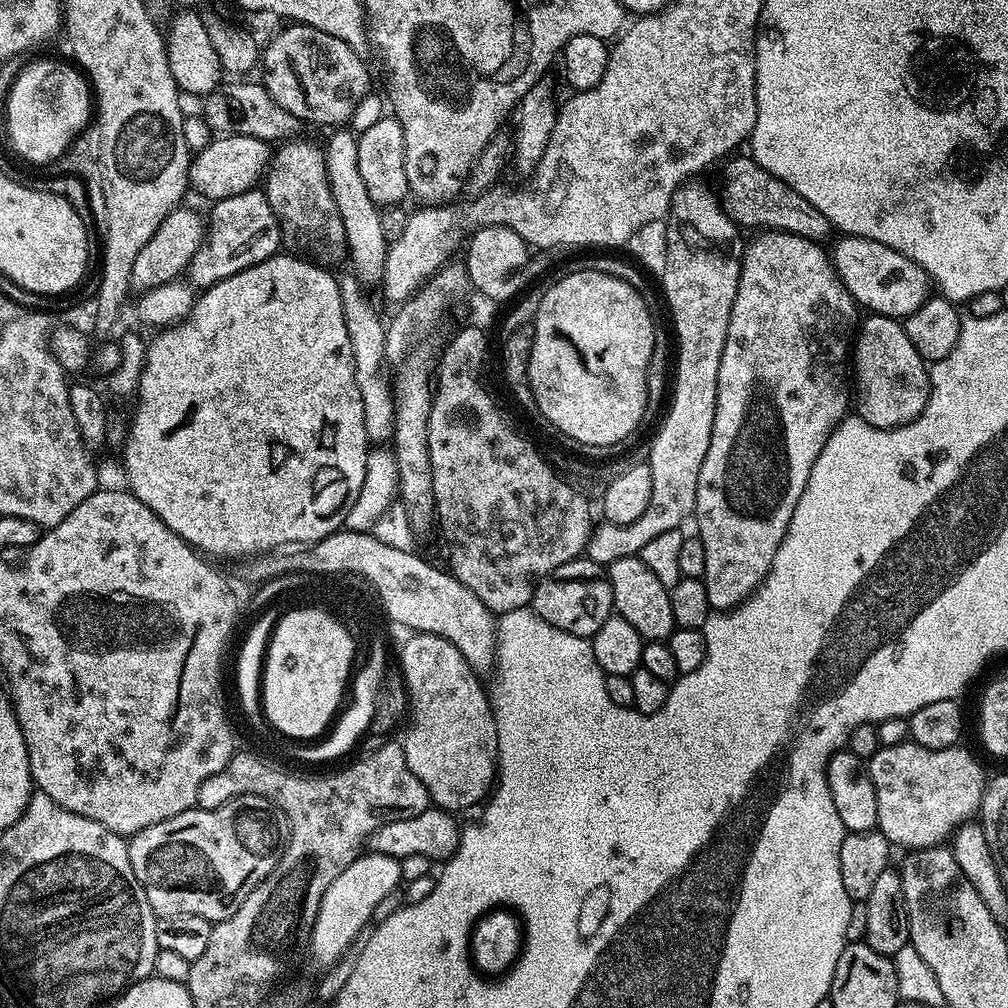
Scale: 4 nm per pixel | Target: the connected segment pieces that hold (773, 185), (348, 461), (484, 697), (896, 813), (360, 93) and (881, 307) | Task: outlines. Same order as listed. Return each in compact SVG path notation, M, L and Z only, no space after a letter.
M736 154L727 161L724 168L724 192L722 203L728 217L741 229L771 230L773 232L793 232L807 240L824 242L834 232L830 218L818 210L818 206L810 206L798 190L794 190L786 182L774 178L762 166L758 166L751 155Z
M277 254L272 256L268 260L258 262L254 266L250 266L246 270L242 270L222 282L218 282L214 286L203 289L195 299L192 312L180 323L157 331L155 333L157 336L154 338L151 337L150 343L147 345L145 368L141 372L138 389L138 399L140 398L140 402L136 406L136 417L133 418L132 425L128 428L128 437L124 440L124 472L128 475L129 484L127 484L127 487L130 489L132 495L138 497L146 506L150 506L150 510L154 510L154 514L158 514L158 518L162 518L162 522L166 522L166 526L170 526L170 530L174 530L174 534L182 537L197 552L207 554L209 557L225 556L228 560L236 560L239 556L255 558L261 554L271 553L273 550L283 549L285 546L307 546L315 544L317 540L341 531L345 527L344 519L351 514L352 507L355 509L361 503L363 479L366 478L367 458L370 453L370 441L366 434L362 398L360 397L358 382L354 374L354 354L350 346L350 334L346 332L346 318L342 312L340 281L335 275L332 277L328 273L331 271L327 267L321 266L307 258L301 258L296 254L288 254L292 256L284 255Z
M417 632L407 638L398 667L412 714L412 725L402 737L406 766L426 786L435 807L460 814L463 808L479 805L493 791L498 776L498 734L492 701L458 646L433 632Z
M905 742L879 748L866 763L870 782L874 784L874 798L878 798L876 828L897 849L943 845L961 822L979 813L986 775L983 766L964 746L930 750Z
M295 22L289 23L288 28L284 28L272 41L267 45L266 43L262 48L262 72L264 68L264 77L262 77L262 83L264 89L266 89L269 94L274 98L276 102L284 110L290 110L290 114L294 114L301 122L307 122L308 120L312 124L336 124L332 126L344 126L348 119L356 112L356 107L364 100L364 95L368 92L368 87L372 84L372 76L368 73L368 68L364 65L365 57L361 53L356 52L350 46L346 46L346 42L342 42L342 38L334 38L334 34L326 34L322 30L318 30L314 26L309 24L298 24Z
M841 235L839 239L836 249L830 252L832 264L838 278L861 309L869 308L866 310L877 316L903 318L914 314L918 306L926 303L930 281L918 262L910 262L906 254L898 254L898 250L890 250L890 246L882 246L882 242L874 242L870 238Z

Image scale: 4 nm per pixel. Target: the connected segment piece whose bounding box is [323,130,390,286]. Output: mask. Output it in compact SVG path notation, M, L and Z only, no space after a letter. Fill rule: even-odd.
M336 130L323 145L330 190L334 194L334 202L338 202L338 214L342 214L342 226L346 226L346 242L348 256L353 260L351 271L361 284L379 285L384 278L384 263L388 253L388 240L382 230L381 209L370 198L370 190L366 190L366 182L362 182L362 173L358 170L358 136L354 131Z

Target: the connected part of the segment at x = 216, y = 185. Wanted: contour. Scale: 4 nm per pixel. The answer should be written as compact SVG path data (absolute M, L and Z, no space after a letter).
M224 134L213 138L202 151L193 155L188 179L191 187L197 188L208 202L234 198L234 194L253 191L259 185L256 183L265 179L273 156L273 149L267 140Z

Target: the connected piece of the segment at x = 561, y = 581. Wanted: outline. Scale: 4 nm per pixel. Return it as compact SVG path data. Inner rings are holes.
M577 558L558 566L558 570L541 580L534 590L530 607L542 619L550 622L550 626L566 630L566 634L591 638L602 622L614 614L613 602L614 590L608 581L607 571L593 560Z

